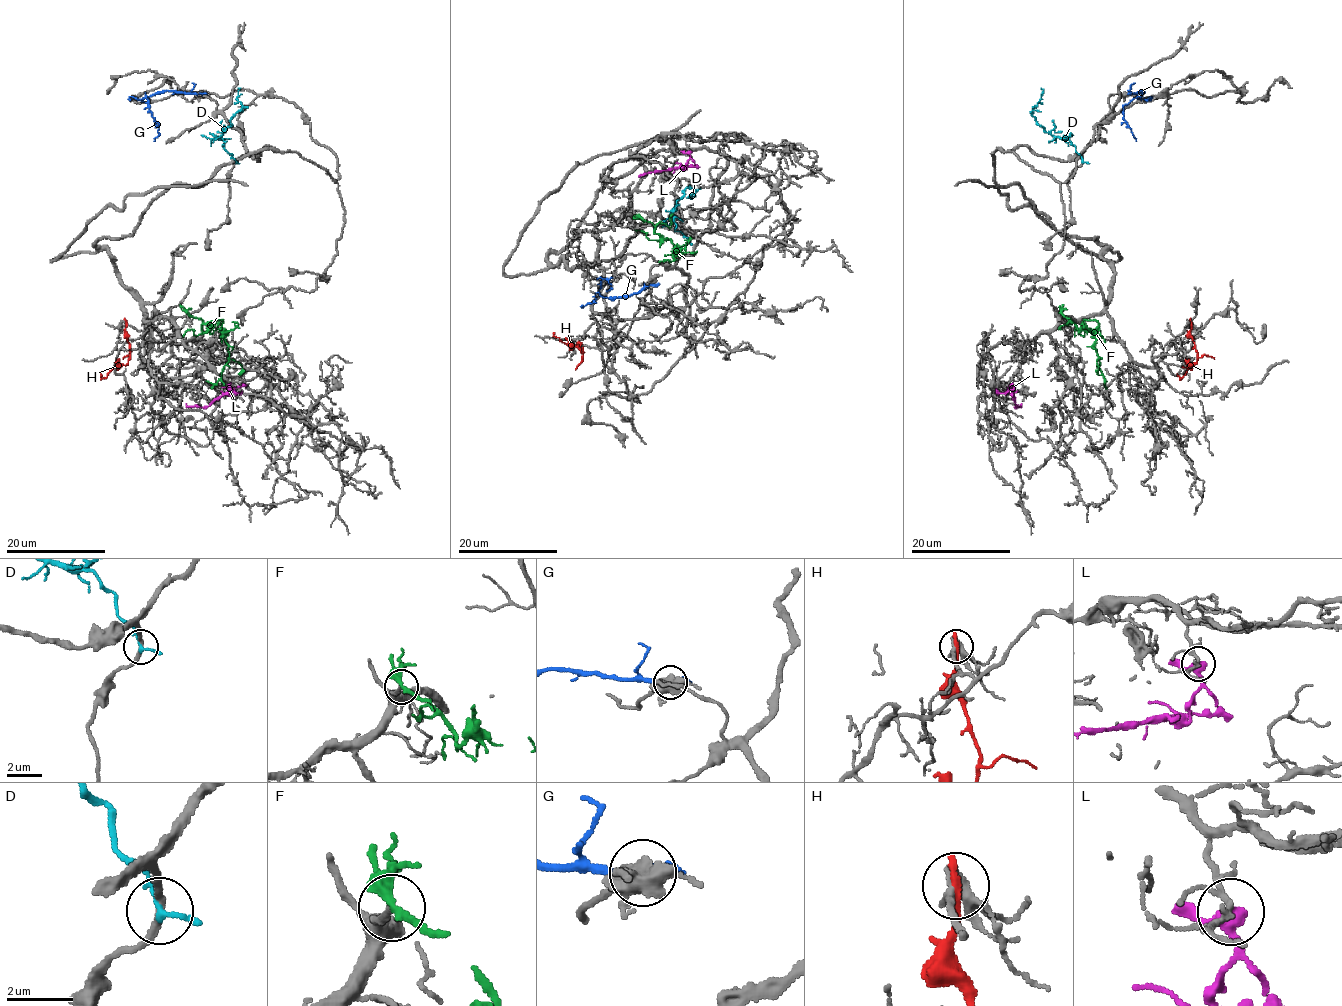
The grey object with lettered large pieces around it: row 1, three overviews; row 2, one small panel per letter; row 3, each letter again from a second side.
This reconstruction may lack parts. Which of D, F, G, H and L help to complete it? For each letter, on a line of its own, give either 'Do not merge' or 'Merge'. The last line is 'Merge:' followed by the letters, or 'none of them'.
D: Do not merge
F: Merge
G: Do not merge
H: Do not merge
L: Do not merge
Merge: F

